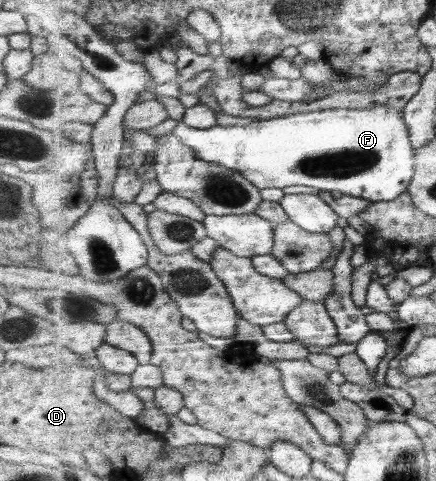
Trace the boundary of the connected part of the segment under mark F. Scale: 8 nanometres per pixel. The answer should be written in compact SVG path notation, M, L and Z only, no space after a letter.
M376 105L372 109L323 110L313 113L300 113L270 120L256 120L256 122L252 122L252 124L246 126L226 127L218 124L216 127L210 127L210 129L196 129L196 127L190 127L182 120L176 125L171 133L180 137L185 145L193 147L194 150L198 152L198 158L210 162L220 162L229 169L240 171L262 190L266 188L280 188L284 190L288 186L308 185L318 187L321 190L340 191L343 194L358 196L375 202L391 202L398 199L404 192L409 191L409 187L415 179L417 169L417 161L415 158L416 148L412 143L410 128L408 128L408 124L406 124L406 120L404 120L405 111L406 110L403 111L403 109L395 109L394 107L391 107L391 105Z

